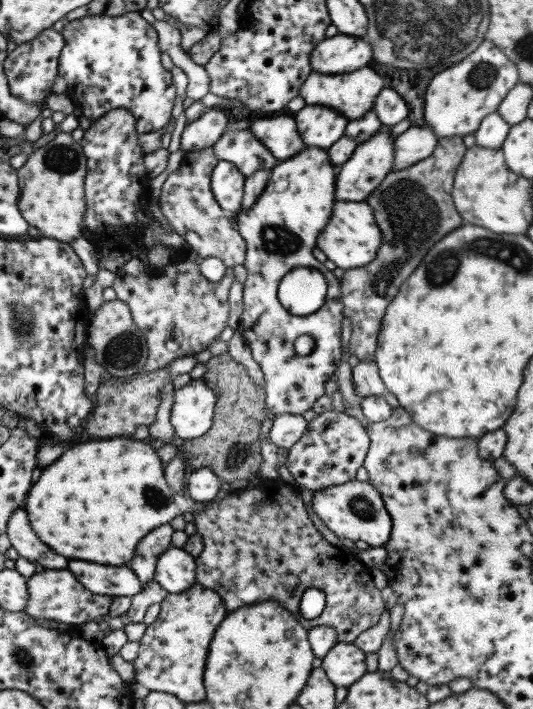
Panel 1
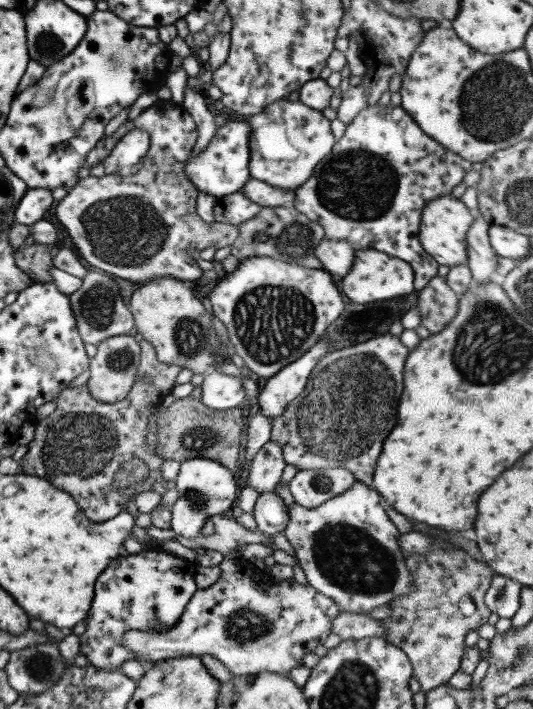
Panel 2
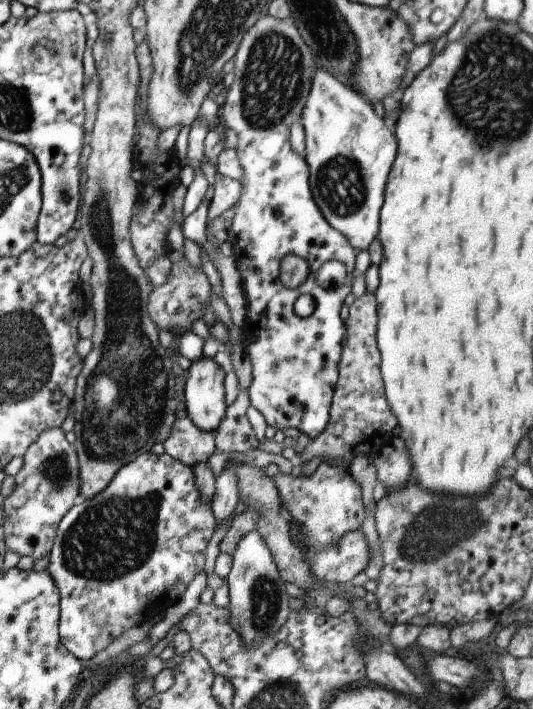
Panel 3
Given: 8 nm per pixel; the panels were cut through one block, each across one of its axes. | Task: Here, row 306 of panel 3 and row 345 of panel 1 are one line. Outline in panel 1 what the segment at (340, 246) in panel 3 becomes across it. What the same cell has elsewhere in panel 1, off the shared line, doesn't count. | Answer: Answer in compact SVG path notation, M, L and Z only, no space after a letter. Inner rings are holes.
M303 147L291 158L278 161L269 173L266 186L253 206L233 215L236 231L246 246L242 264L246 279L242 282L242 314L238 328L252 360L261 370L266 410L274 415L301 415L323 396L325 382L329 381L343 353L340 349L343 319L340 284L332 271L311 255L316 246L315 238L331 214L335 172L325 150ZM297 267L318 270L325 279L323 306L311 315L293 316L277 301L278 282L286 272ZM301 335L312 337L314 342L306 356L298 356L293 351L293 342Z

